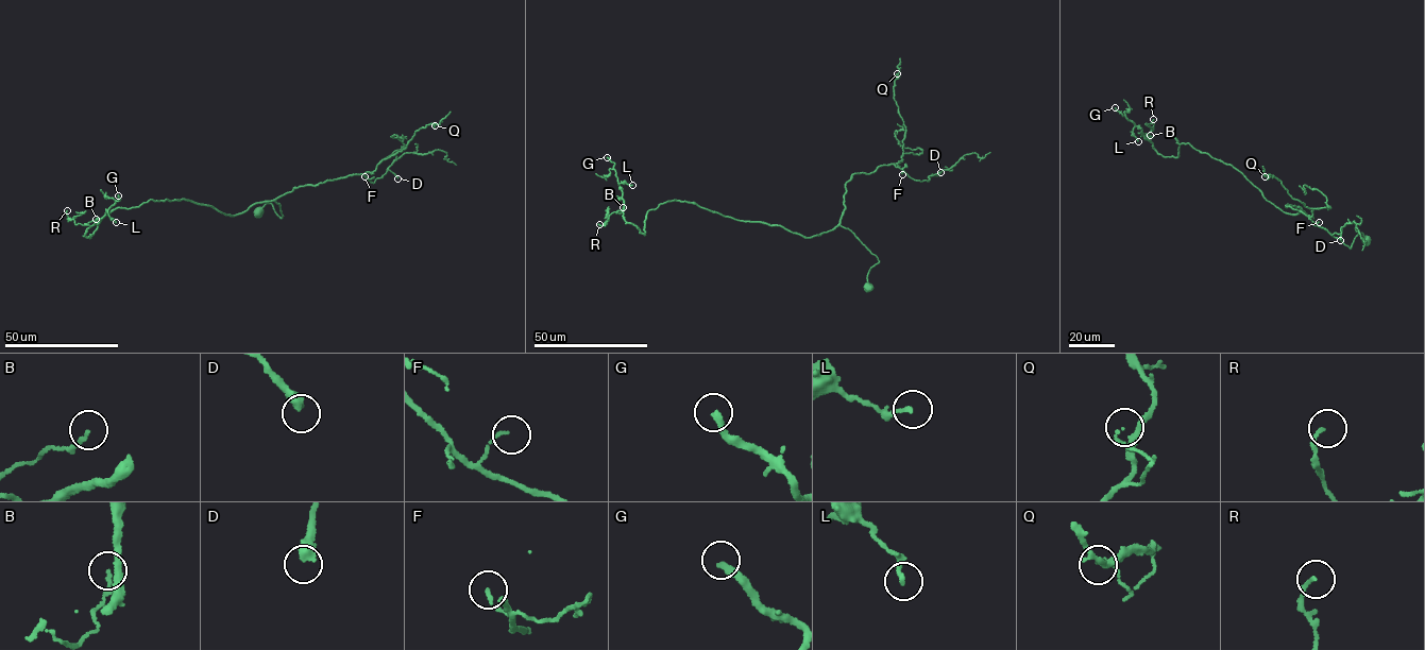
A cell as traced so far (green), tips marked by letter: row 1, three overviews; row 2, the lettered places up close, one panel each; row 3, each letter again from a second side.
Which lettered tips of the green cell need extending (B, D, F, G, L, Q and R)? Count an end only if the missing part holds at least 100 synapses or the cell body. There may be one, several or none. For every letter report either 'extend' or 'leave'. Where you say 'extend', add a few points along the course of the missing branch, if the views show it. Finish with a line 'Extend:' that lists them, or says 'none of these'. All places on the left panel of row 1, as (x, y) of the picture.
B: leave
D: leave
F: leave
G: extend | (118, 195), (116, 193), (109, 203), (102, 198), (105, 186), (98, 197), (105, 191)
L: leave
Q: leave
R: leave
Extend: G

